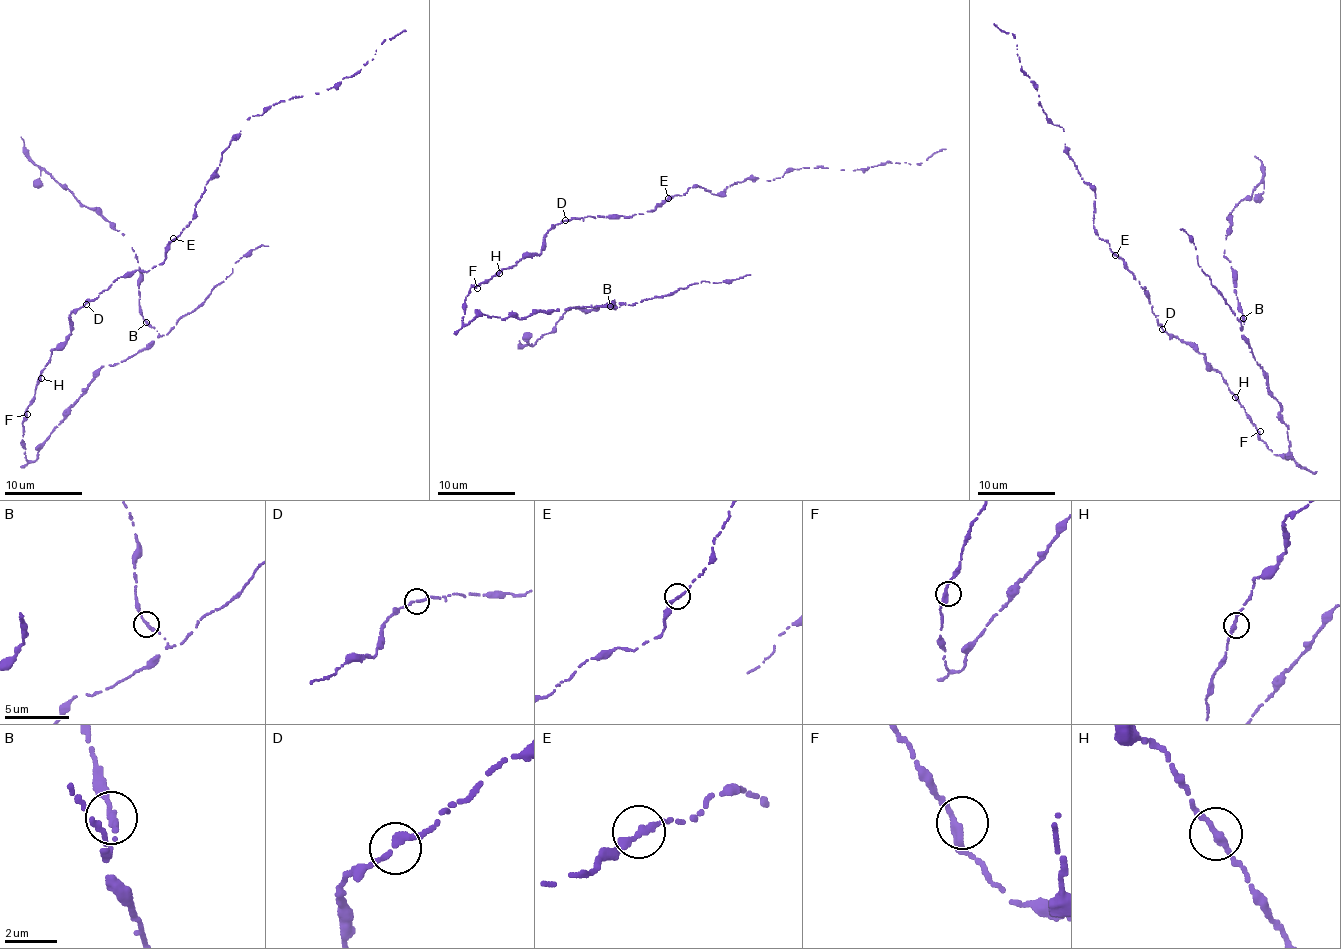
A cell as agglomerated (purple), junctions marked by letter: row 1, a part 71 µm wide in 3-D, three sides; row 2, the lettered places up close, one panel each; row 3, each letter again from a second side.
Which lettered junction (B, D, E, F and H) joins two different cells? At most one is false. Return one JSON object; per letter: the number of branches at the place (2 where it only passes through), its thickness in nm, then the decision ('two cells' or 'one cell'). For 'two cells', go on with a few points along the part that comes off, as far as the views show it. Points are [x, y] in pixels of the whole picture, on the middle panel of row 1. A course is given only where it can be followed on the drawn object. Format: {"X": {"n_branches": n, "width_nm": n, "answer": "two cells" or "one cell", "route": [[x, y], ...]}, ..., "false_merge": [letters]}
{"B": {"n_branches": 2, "width_nm": 240, "answer": "one cell"}, "D": {"n_branches": 2, "width_nm": 240, "answer": "one cell"}, "E": {"n_branches": 2, "width_nm": 240, "answer": "one cell"}, "F": {"n_branches": 2, "width_nm": 260, "answer": "one cell"}, "H": {"n_branches": 2, "width_nm": 280, "answer": "one cell"}, "false_merge": []}

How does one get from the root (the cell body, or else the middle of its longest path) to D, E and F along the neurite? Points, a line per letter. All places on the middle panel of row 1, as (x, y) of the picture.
D: (498, 274), (540, 253), (545, 233), (565, 220)
E: (498, 274), (540, 253), (545, 233), (563, 220), (585, 216), (632, 217), (651, 212), (668, 198)
F: (498, 274), (477, 288)

